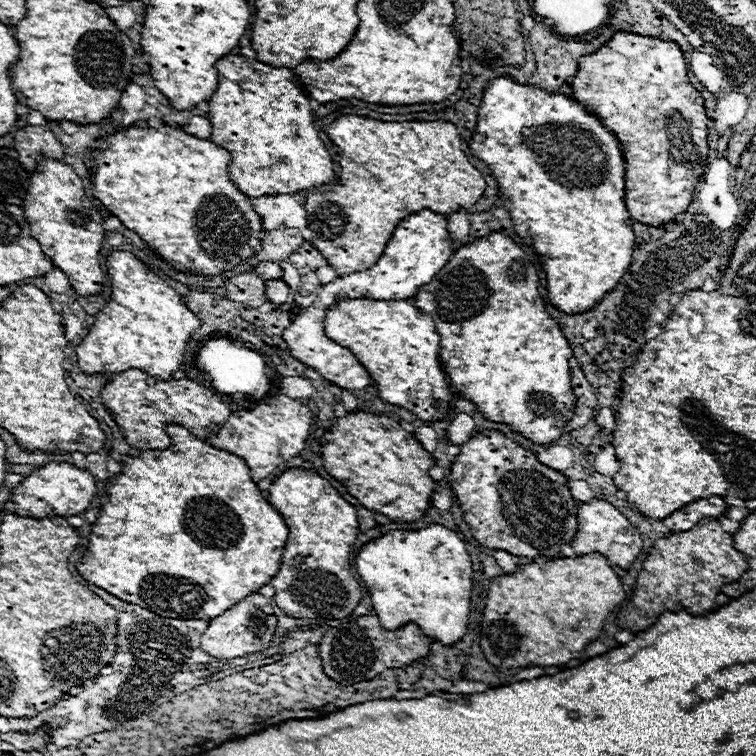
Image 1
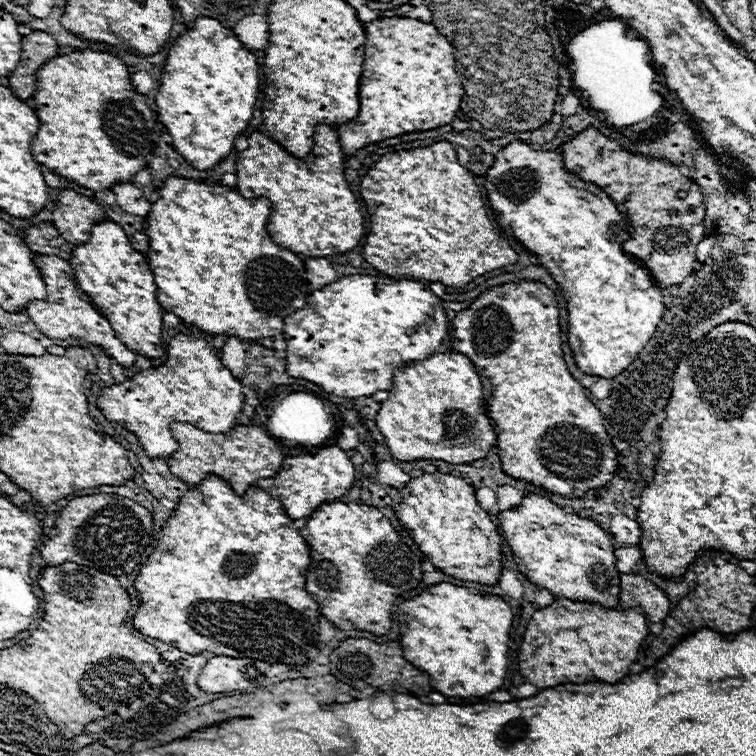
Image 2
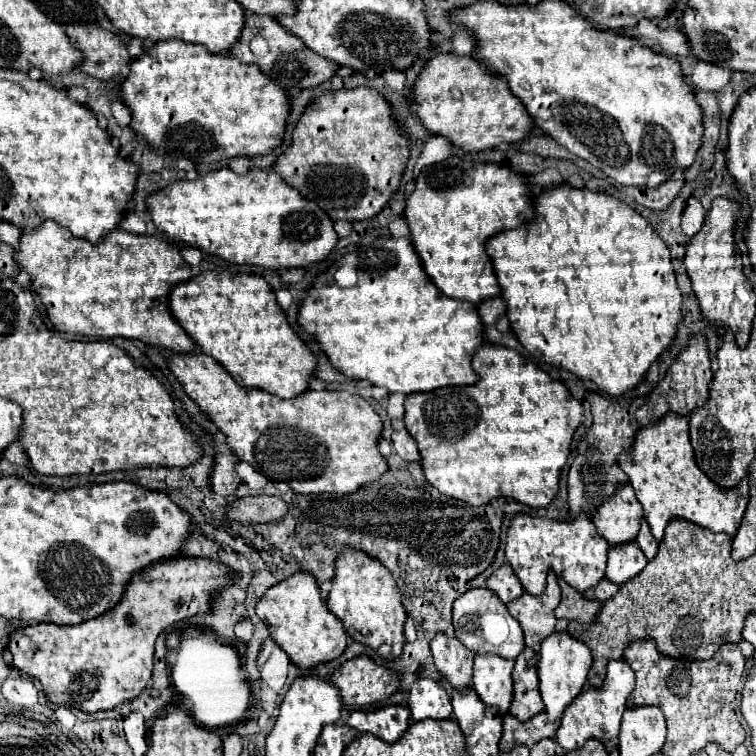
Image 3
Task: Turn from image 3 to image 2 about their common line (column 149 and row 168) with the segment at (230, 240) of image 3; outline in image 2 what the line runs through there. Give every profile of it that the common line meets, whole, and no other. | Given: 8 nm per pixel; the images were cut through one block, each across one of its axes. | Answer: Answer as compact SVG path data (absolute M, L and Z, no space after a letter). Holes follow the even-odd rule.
M198 16L194 28L174 40L156 92L156 112L172 136L172 146L188 164L210 170L232 152L234 138L252 118L260 84L258 68L256 56L214 18Z

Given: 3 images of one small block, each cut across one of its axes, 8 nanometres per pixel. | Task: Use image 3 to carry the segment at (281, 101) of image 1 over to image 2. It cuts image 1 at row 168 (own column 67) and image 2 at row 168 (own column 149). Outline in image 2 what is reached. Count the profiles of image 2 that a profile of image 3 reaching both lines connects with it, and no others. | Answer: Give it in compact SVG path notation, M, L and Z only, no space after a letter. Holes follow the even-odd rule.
M316 126L312 152L300 160L260 130L252 132L248 142L250 146L240 152L242 162L238 160L236 168L238 192L244 198L264 196L272 202L268 232L278 246L310 258L344 254L358 246L364 236L364 218L344 178L344 156L332 126Z

